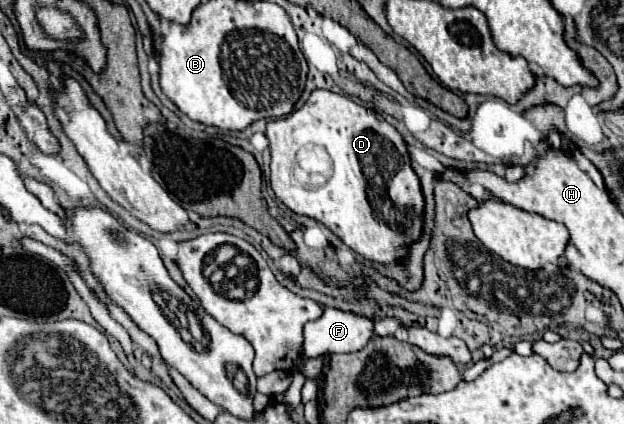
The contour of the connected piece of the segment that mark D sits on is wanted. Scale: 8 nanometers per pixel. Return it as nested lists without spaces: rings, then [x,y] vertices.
[[[315,89],[303,107],[269,121],[265,135],[271,149],[271,187],[279,201],[293,213],[313,217],[329,227],[345,245],[365,259],[395,263],[405,257],[405,245],[421,233],[421,185],[411,169],[403,137],[375,109],[365,109],[351,97]]]

